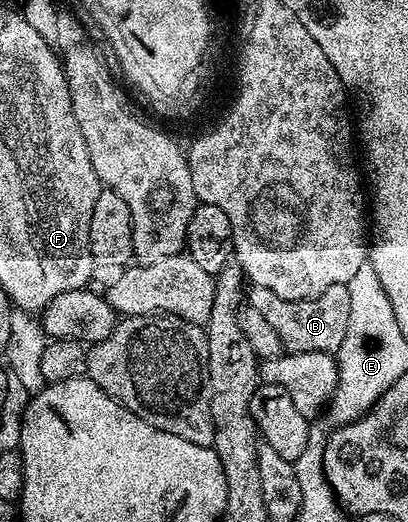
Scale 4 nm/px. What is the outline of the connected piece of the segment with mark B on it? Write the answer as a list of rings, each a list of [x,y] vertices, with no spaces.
[[[332,284],[328,292],[308,300],[284,300],[268,288],[251,285],[248,290],[248,304],[268,320],[268,325],[280,336],[283,351],[299,354],[300,352],[324,352],[334,354],[344,344],[344,335],[348,333],[349,301],[346,284]]]

